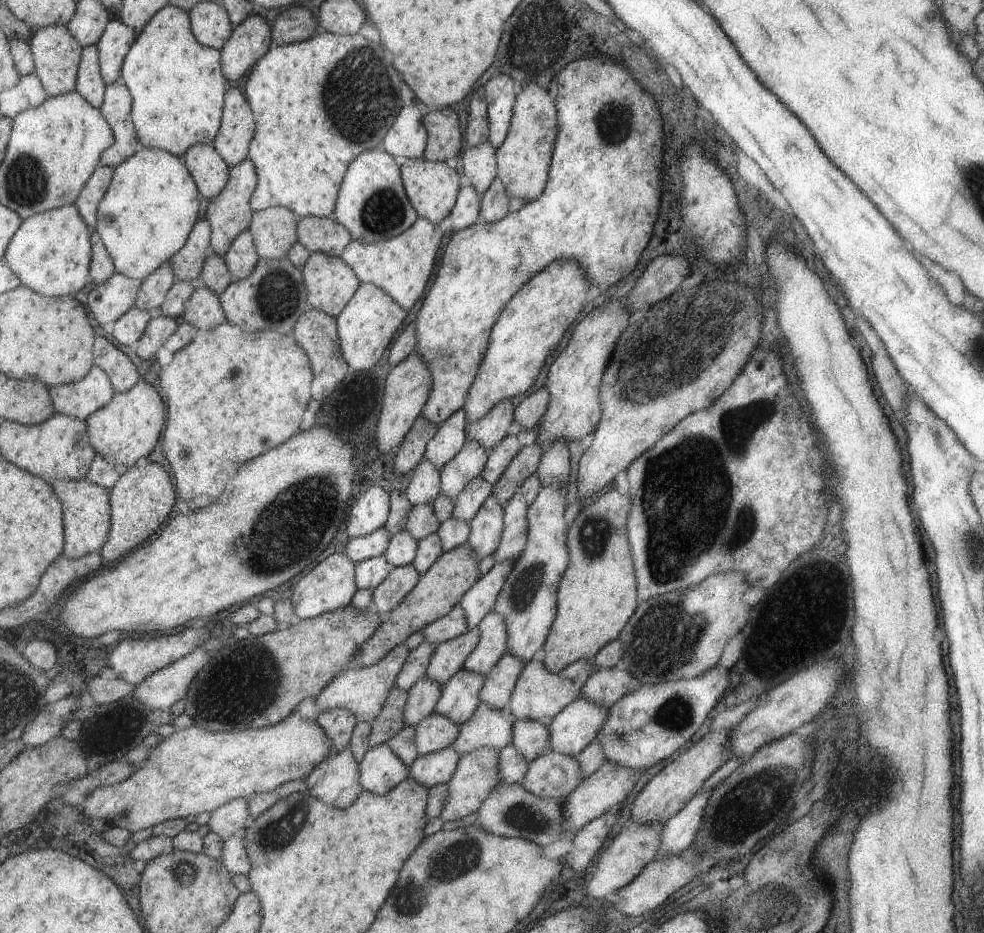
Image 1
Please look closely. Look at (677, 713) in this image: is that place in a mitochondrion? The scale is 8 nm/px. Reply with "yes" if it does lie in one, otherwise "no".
yes

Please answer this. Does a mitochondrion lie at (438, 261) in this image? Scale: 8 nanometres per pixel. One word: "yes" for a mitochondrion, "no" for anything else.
no

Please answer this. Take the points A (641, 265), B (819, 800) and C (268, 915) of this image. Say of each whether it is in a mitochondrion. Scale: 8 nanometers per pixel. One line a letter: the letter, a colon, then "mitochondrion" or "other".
A: other
B: other
C: other

